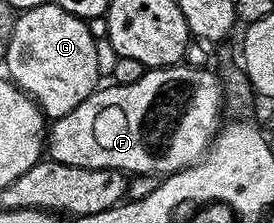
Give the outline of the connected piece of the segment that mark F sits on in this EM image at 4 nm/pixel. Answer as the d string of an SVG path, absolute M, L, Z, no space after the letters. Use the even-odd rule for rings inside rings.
M184 62L173 64L170 68L150 68L142 71L140 78L130 84L110 83L110 88L105 86L98 87L97 91L92 92L90 96L83 102L79 102L79 106L75 106L75 110L71 110L71 114L63 114L58 120L52 121L47 128L47 156L48 159L66 164L67 166L79 166L80 168L114 168L126 174L137 176L157 176L153 178L164 178L172 176L175 172L181 172L185 168L197 163L209 148L209 143L213 141L213 137L217 135L219 121L221 116L221 104L223 108L223 85L218 75L209 72L208 67L189 68Z

